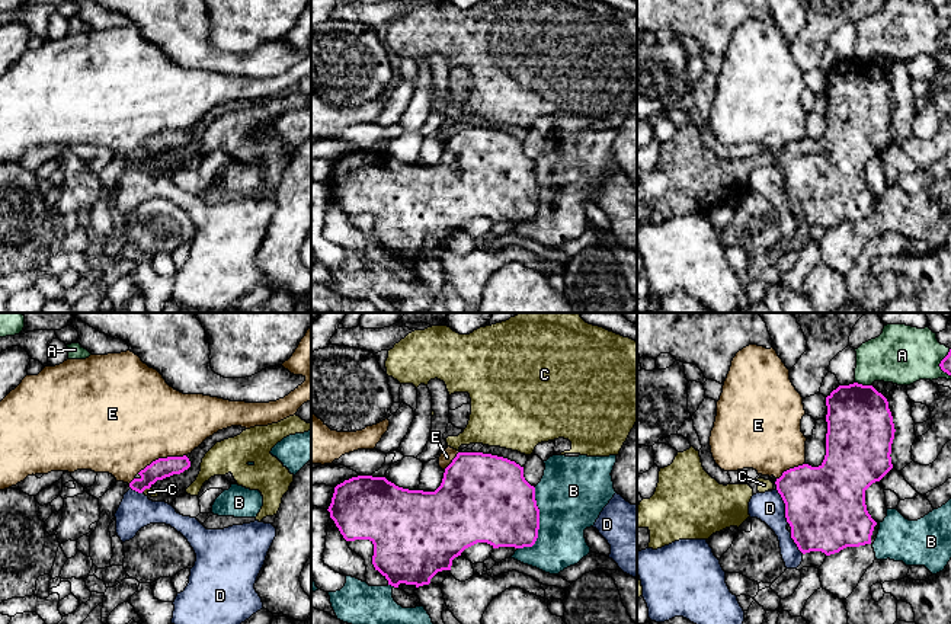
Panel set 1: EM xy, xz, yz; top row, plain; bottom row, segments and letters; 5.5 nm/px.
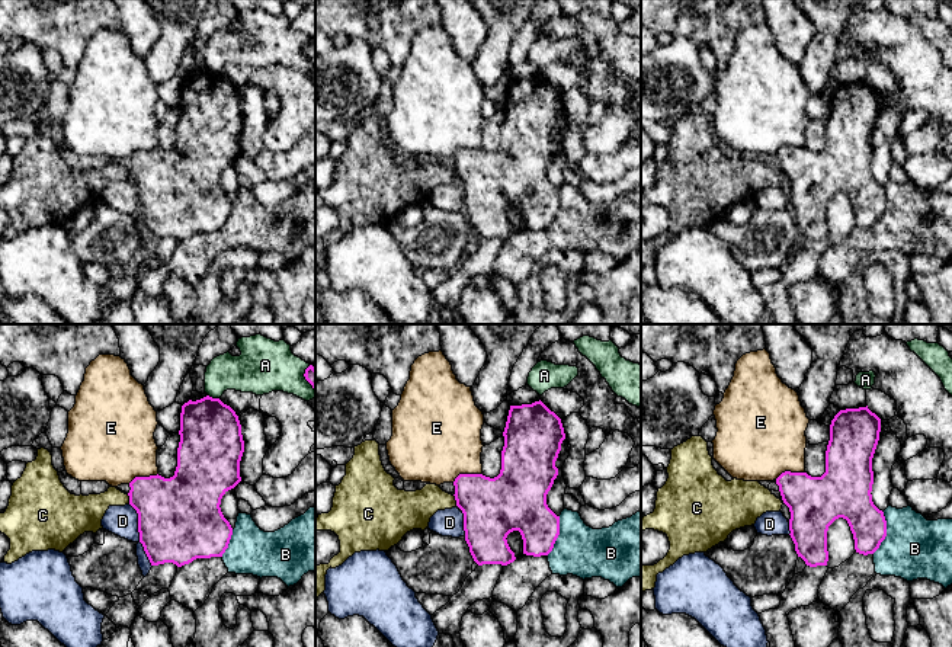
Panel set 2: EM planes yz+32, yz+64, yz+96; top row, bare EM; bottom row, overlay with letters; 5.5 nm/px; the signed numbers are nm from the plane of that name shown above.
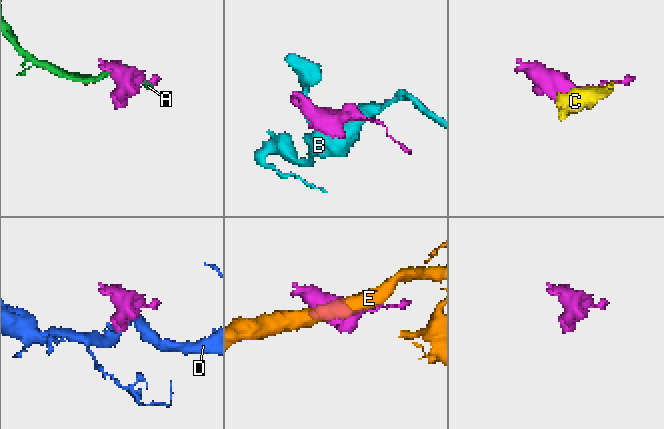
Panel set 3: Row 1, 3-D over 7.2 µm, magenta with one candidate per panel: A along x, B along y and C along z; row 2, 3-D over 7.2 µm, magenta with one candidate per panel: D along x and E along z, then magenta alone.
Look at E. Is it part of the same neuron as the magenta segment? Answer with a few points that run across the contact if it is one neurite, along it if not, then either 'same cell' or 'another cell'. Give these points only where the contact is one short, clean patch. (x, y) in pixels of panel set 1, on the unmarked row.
another cell

